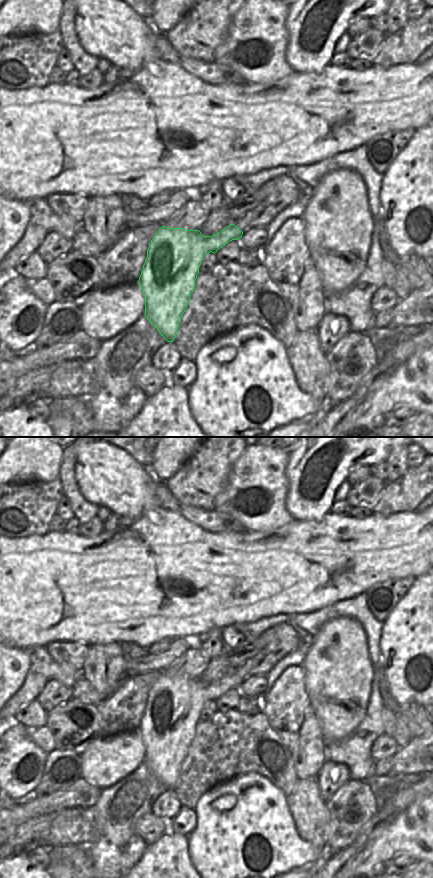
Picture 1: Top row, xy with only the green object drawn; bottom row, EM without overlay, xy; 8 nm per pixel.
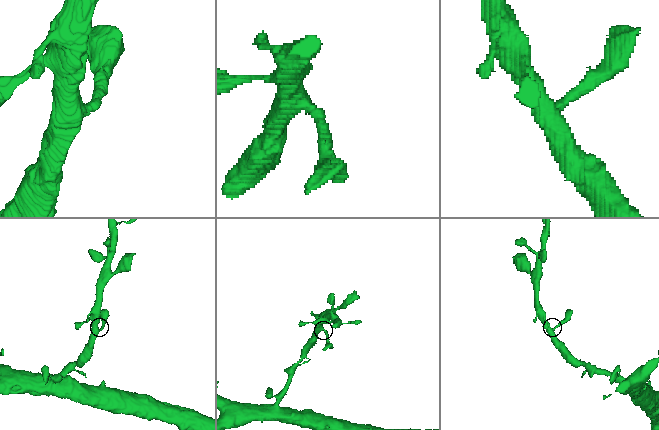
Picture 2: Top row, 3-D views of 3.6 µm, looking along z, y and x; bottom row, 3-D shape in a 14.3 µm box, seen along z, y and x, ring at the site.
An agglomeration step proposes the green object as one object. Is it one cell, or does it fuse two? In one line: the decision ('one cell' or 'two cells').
one cell

